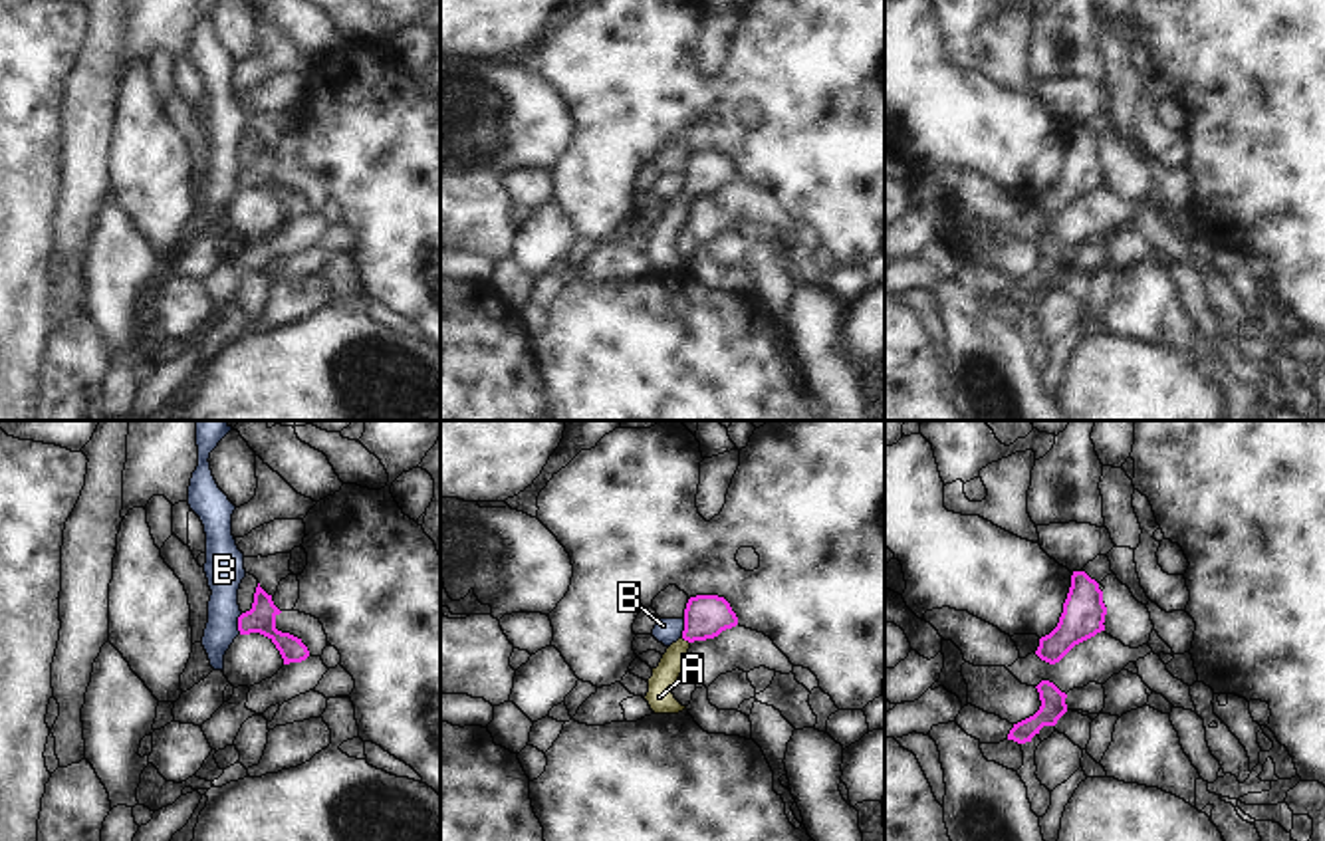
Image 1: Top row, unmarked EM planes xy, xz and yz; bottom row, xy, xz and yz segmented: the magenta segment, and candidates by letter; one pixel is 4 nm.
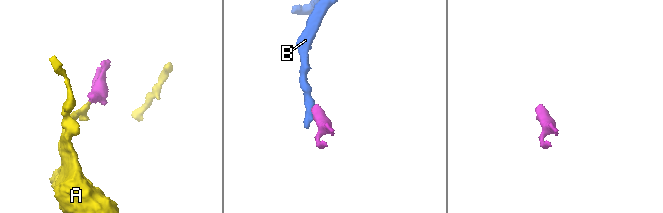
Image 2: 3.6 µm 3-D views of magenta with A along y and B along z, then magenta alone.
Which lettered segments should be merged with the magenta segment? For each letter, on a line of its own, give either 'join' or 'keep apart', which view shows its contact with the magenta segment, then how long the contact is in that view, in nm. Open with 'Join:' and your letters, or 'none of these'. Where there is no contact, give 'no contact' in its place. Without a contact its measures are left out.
Join: A
A: join; meets magenta in xz; contact 50 nm long
B: keep apart; meets magenta in xy; contact 90 nm long

